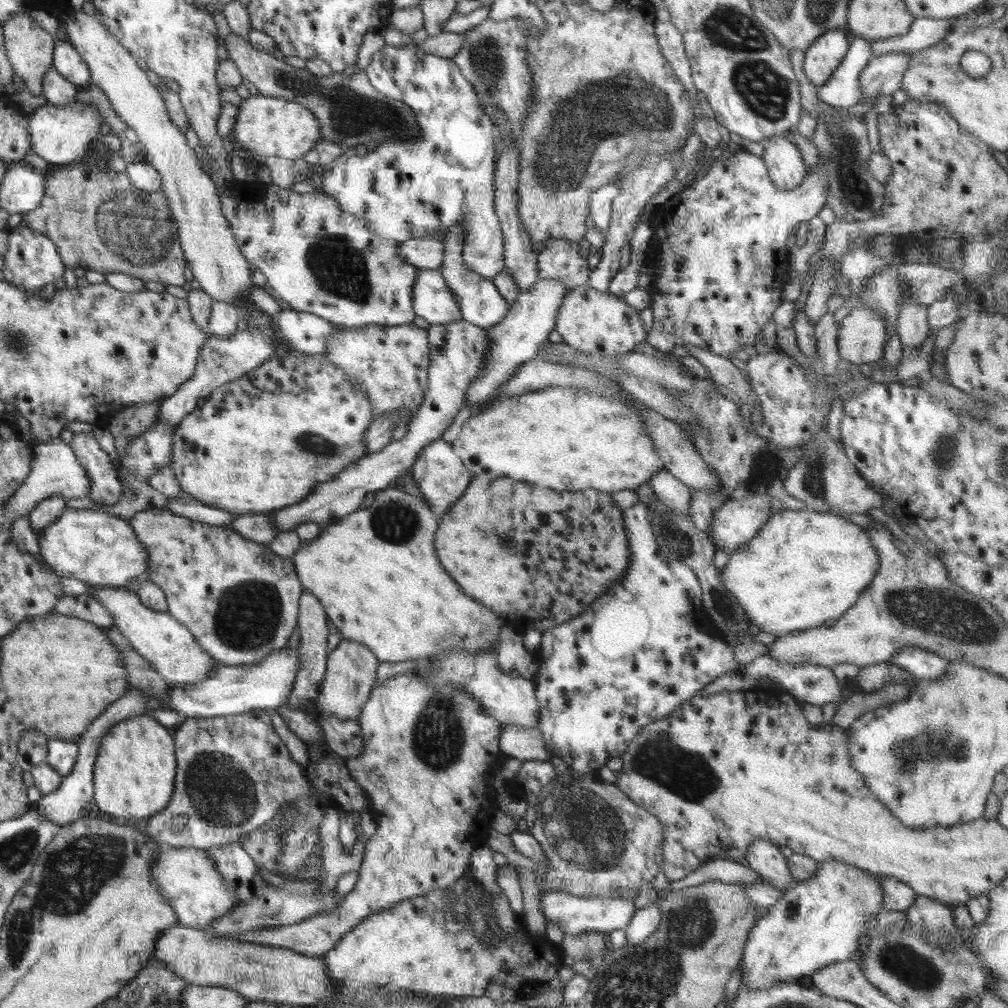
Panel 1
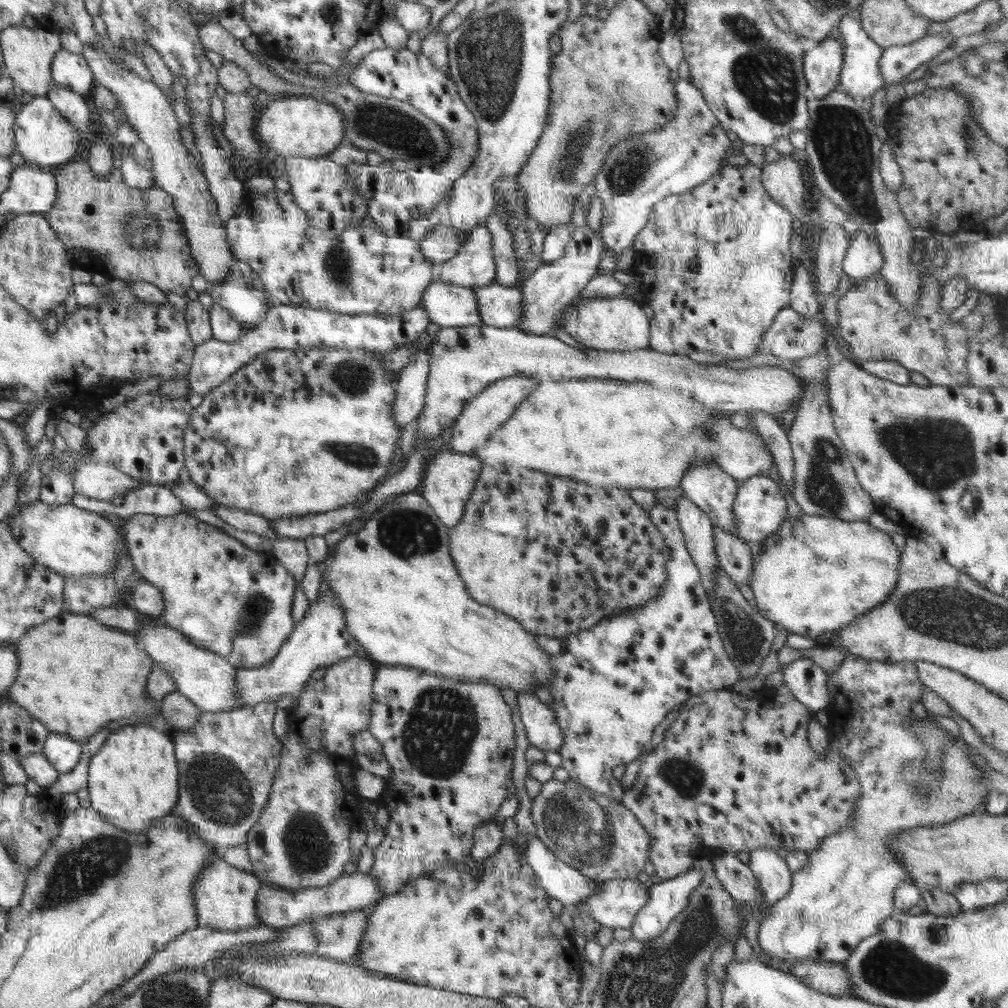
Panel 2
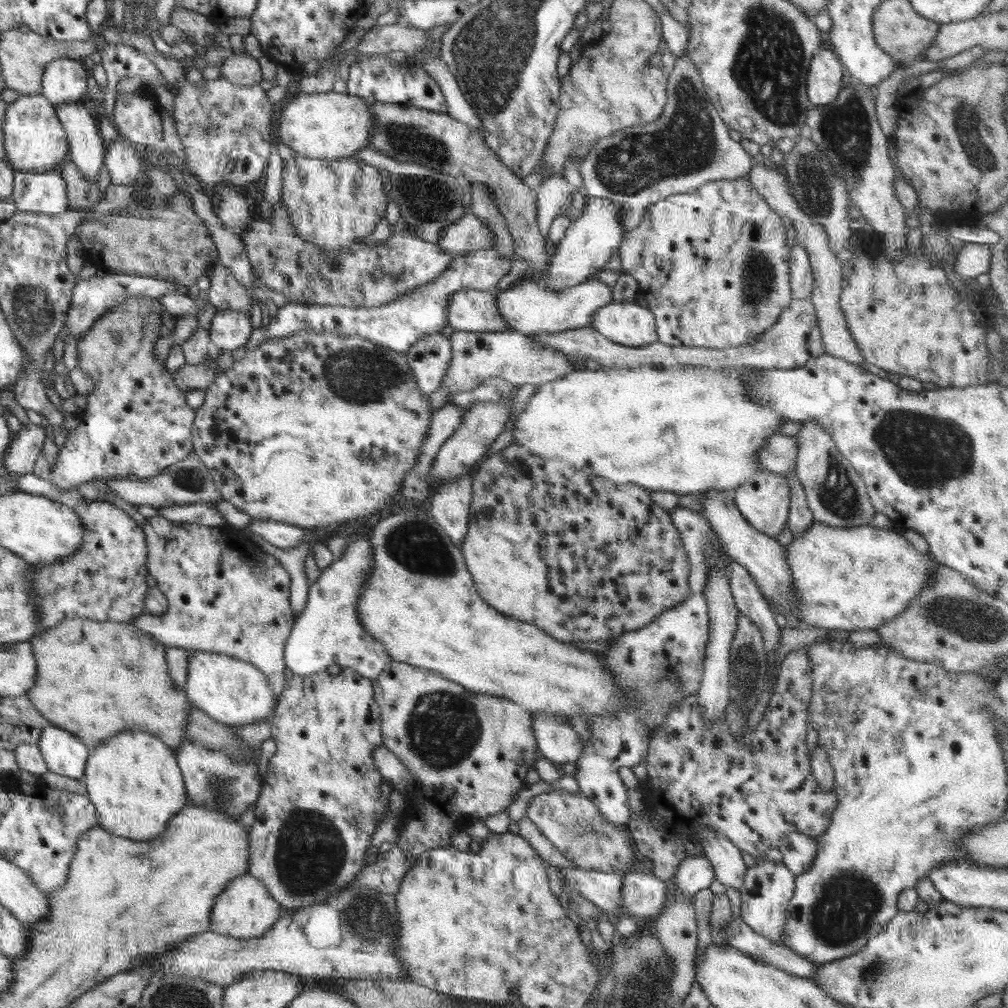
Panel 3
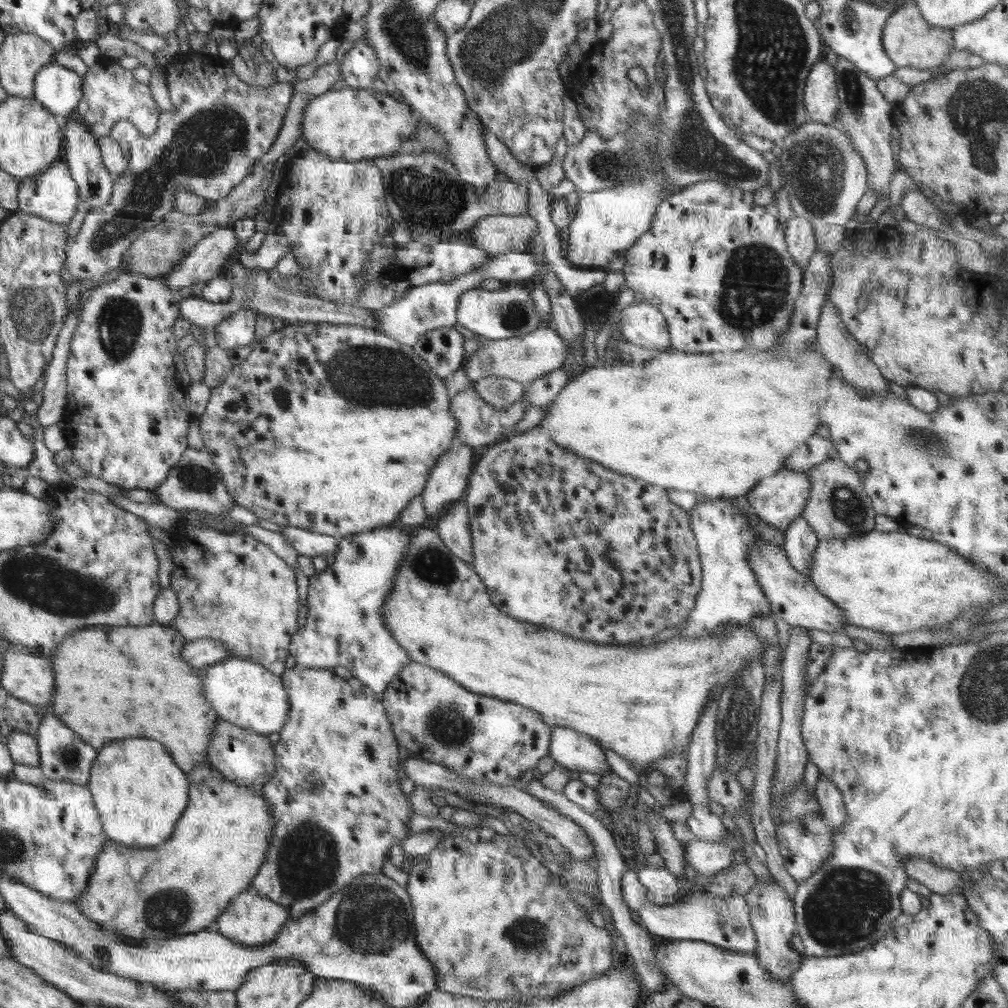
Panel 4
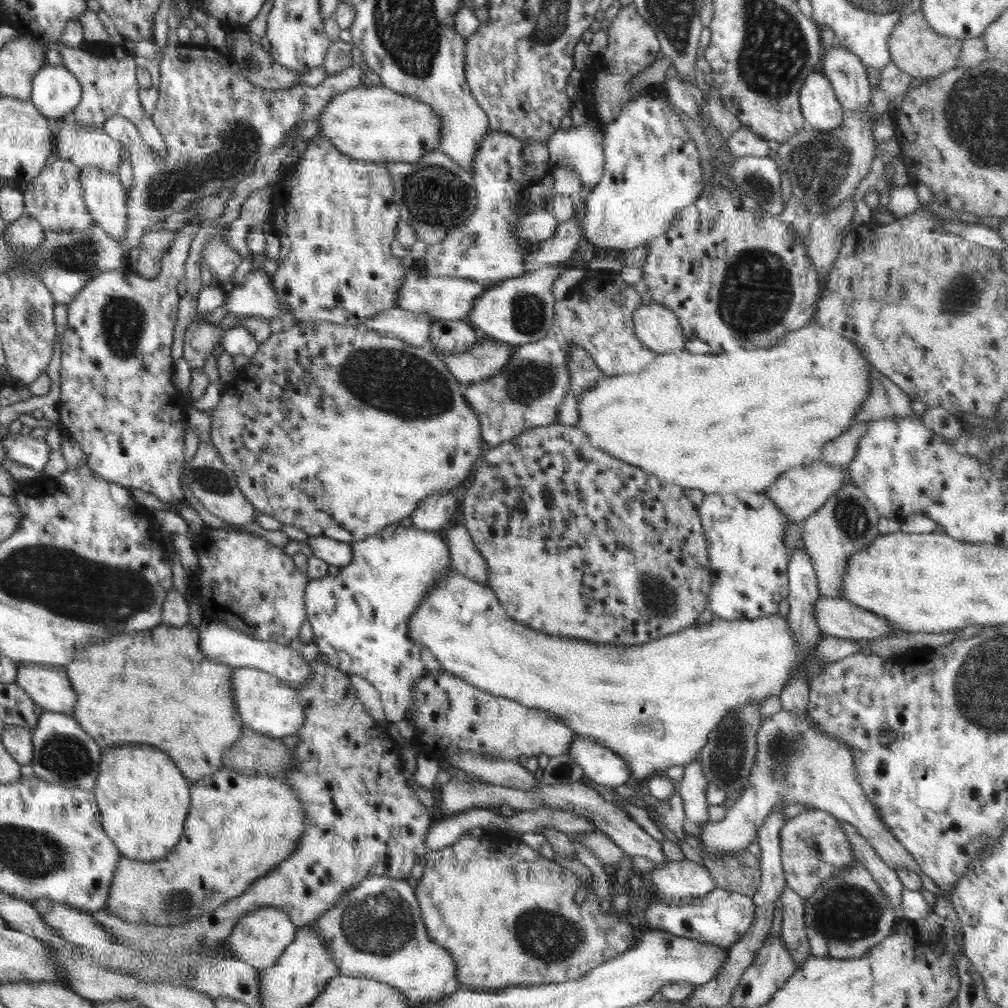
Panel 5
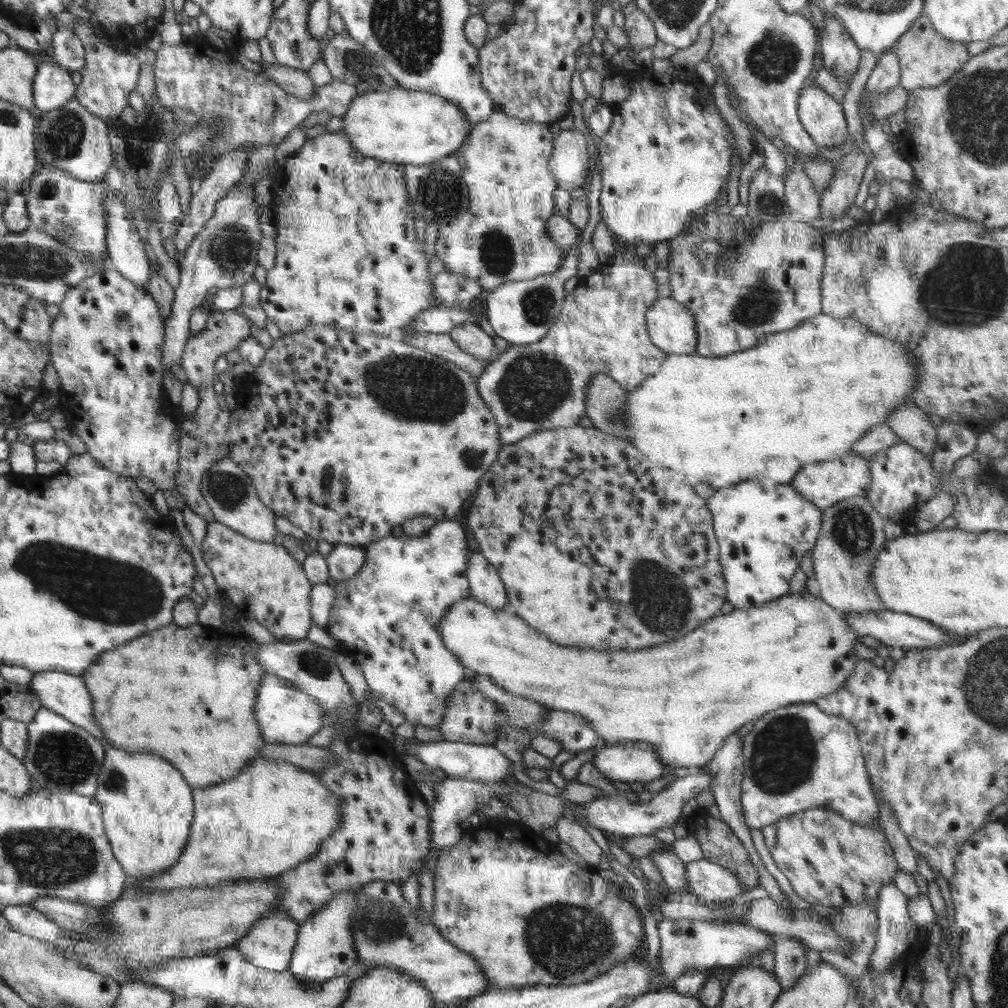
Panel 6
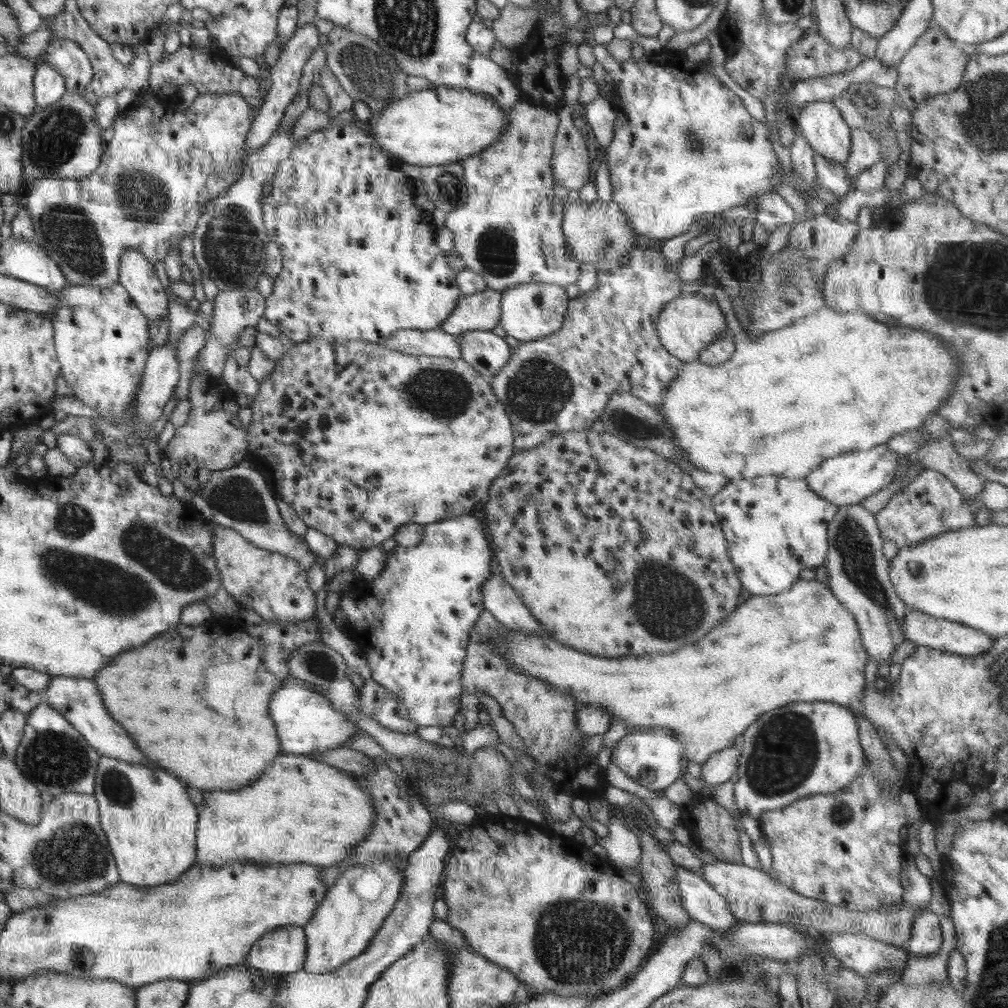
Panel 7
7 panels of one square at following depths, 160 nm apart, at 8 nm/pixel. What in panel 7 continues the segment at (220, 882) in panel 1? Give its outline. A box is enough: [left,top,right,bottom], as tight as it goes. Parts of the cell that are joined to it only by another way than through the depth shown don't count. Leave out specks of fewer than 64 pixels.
[246,926,308,974]

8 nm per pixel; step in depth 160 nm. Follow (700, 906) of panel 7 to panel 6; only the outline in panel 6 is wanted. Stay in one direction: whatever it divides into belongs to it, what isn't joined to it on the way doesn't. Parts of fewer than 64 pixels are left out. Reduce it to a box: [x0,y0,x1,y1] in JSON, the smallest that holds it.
[650,849,690,893]

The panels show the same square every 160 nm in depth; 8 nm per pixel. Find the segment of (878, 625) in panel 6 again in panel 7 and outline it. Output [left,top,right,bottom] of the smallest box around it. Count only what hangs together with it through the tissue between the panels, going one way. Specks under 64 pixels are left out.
[901,610,993,654]

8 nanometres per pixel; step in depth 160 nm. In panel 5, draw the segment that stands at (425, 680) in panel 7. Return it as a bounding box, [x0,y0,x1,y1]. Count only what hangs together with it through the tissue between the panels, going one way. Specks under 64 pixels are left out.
[306,522,452,723]

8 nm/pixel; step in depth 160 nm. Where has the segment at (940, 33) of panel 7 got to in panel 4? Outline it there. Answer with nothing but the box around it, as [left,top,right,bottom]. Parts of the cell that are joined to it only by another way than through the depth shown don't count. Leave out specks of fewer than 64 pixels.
[881,2,954,70]

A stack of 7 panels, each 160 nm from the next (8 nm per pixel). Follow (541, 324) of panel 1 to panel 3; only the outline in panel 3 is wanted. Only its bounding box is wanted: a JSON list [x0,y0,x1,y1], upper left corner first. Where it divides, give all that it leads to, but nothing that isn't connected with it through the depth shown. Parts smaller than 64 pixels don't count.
[542,195,626,293]

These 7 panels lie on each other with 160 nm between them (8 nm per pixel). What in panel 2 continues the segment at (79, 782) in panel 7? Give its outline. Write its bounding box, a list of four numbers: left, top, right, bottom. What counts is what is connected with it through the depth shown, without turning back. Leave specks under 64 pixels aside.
[42,732,82,774]

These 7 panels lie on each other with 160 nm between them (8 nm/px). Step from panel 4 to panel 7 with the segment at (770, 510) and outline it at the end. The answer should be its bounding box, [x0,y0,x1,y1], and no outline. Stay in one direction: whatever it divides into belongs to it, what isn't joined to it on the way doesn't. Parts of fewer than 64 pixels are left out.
[804,444,902,505]

